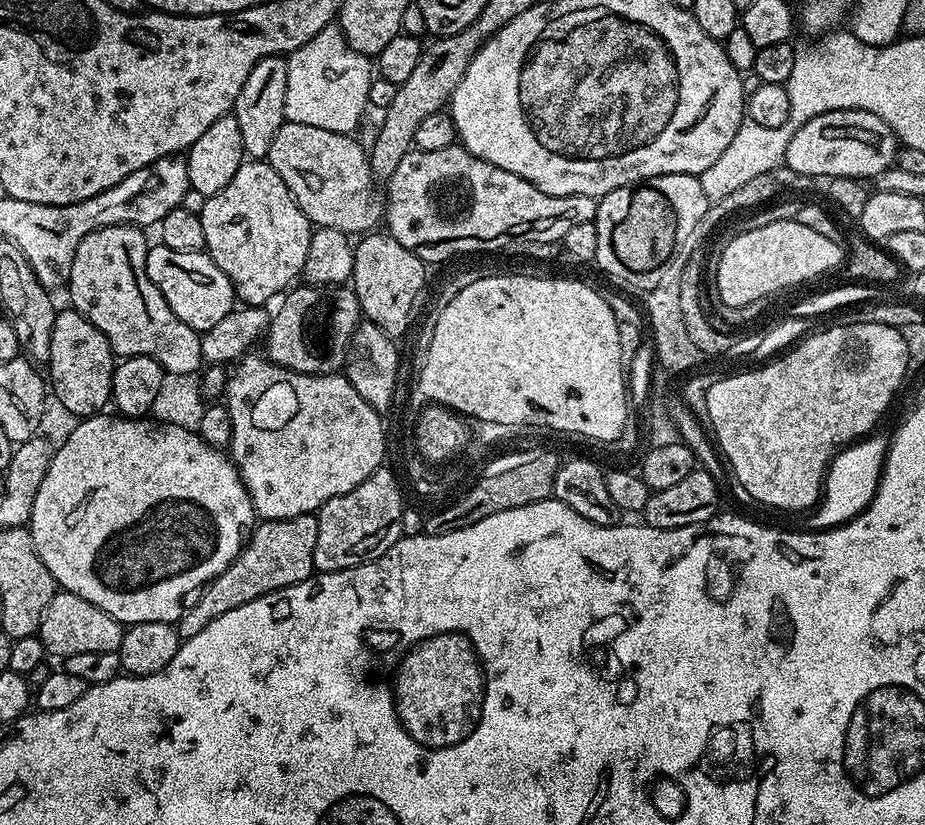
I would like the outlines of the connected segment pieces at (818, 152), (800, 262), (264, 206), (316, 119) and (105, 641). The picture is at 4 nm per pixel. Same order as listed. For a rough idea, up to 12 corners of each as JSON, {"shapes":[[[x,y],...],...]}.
{"shapes":[[[861,108],[810,118],[784,164],[813,178],[871,181],[896,136]],[[795,218],[733,235],[719,300],[744,304],[800,276],[835,273],[837,241]],[[263,159],[201,204],[241,305],[303,273],[314,225]],[[327,24],[287,57],[287,122],[355,133],[374,64]],[[60,590],[38,635],[49,657],[117,651],[125,631],[106,610]]]}

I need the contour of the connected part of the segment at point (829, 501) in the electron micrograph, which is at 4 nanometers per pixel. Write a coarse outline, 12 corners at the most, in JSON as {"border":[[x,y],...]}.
{"border":[[863,437],[828,465],[809,531],[848,523],[876,496],[890,443]]}

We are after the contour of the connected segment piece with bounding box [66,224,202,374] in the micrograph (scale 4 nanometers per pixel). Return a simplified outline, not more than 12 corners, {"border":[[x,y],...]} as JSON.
{"border":[[82,238],[71,307],[117,357],[199,373],[201,333],[146,274],[150,240]]}

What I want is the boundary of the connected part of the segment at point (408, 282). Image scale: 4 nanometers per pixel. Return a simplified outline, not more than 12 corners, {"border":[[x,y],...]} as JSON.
{"border":[[380,230],[355,241],[363,319],[403,337],[420,264]]}

